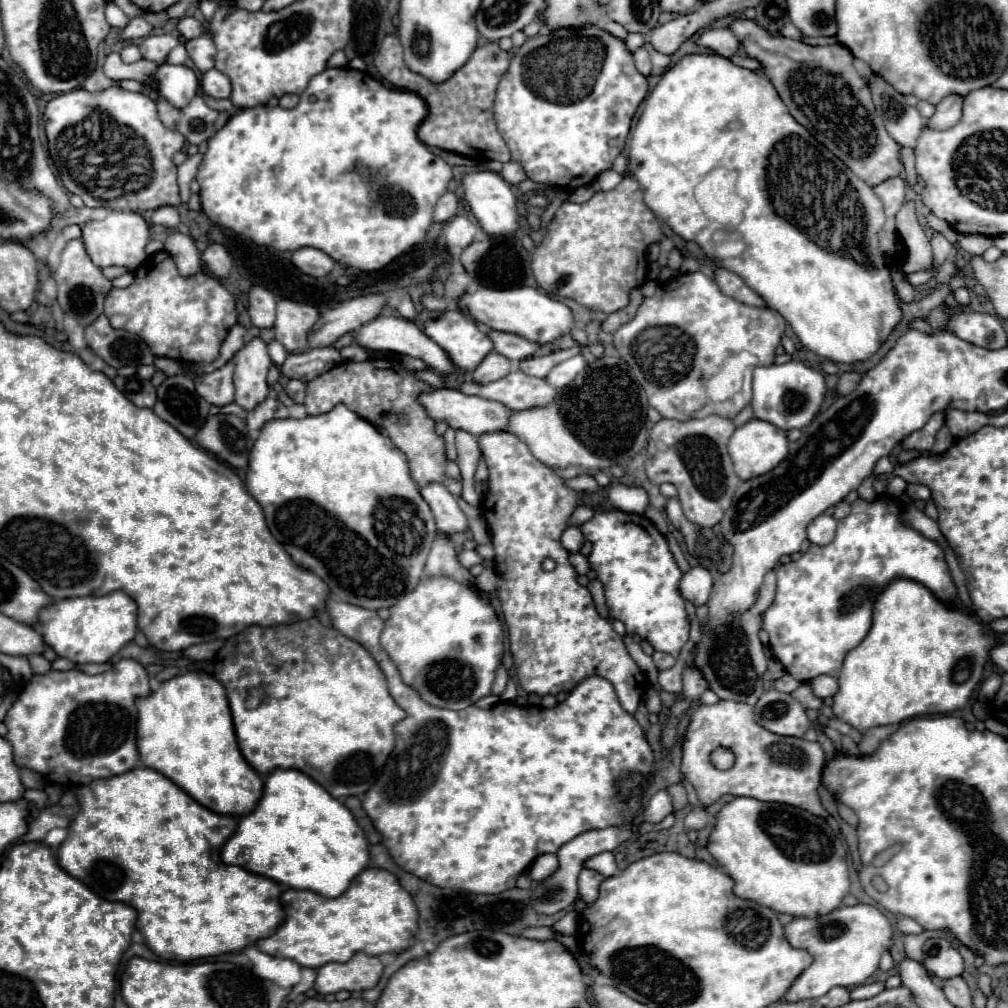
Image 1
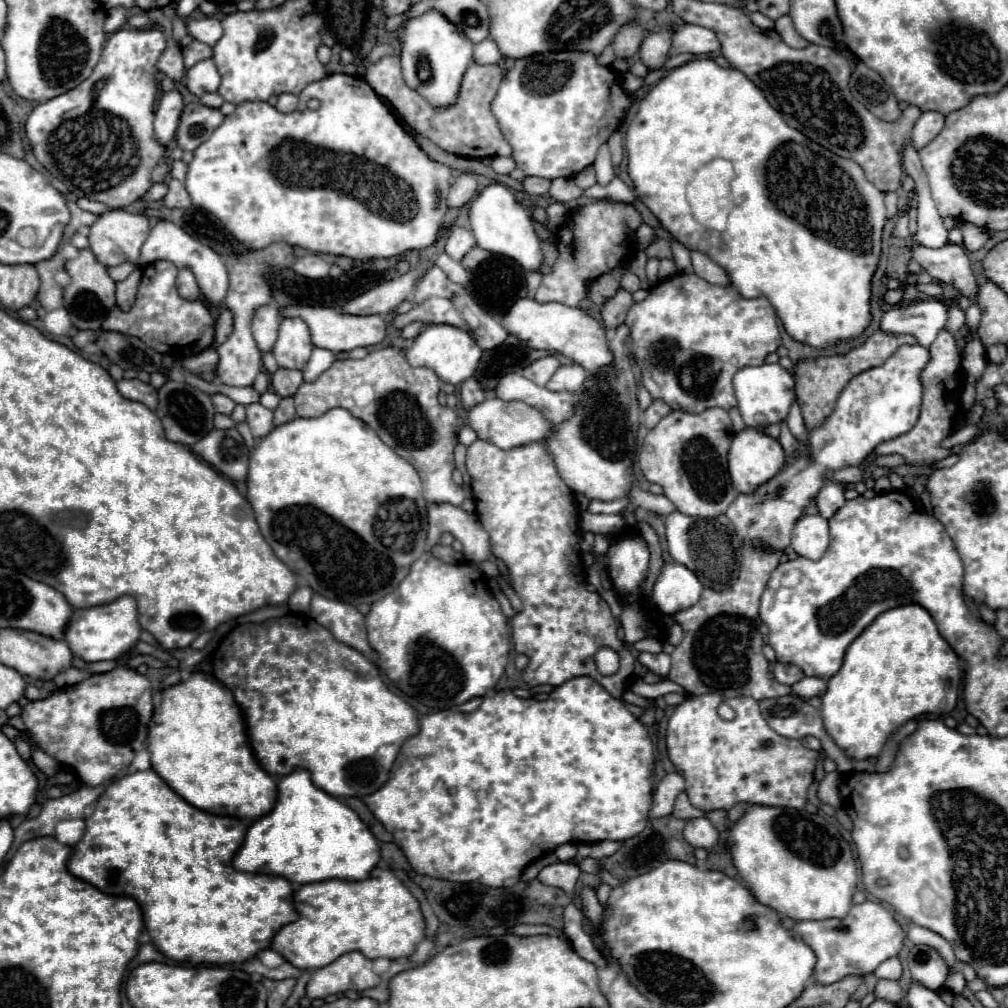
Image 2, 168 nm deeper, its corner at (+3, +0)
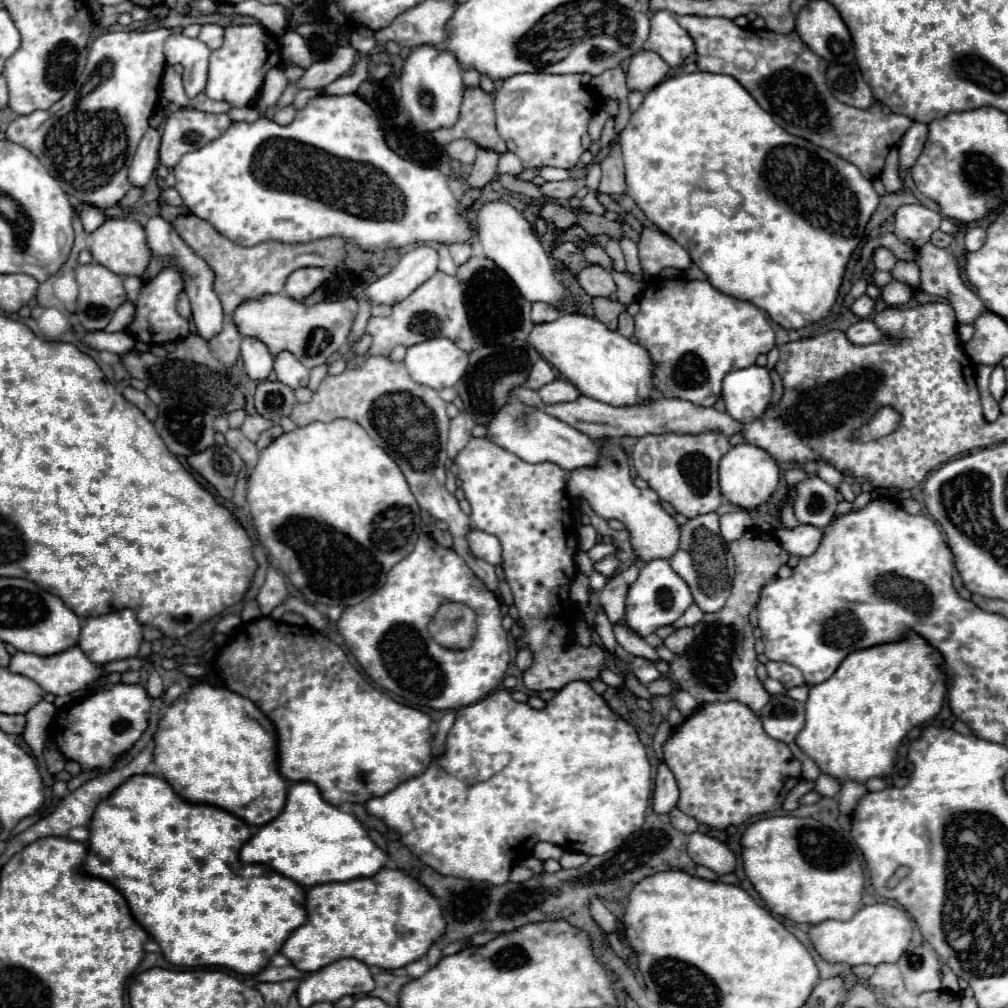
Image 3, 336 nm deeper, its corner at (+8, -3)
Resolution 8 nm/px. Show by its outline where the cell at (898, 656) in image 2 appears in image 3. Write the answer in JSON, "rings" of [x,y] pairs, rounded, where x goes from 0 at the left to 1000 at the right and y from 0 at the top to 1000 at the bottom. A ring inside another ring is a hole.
{"rings":[[[904,625],[890,637],[844,647],[822,675],[805,681],[799,720],[789,736],[830,774],[858,776],[866,770],[884,770],[892,738],[906,720],[932,708],[938,688],[939,671],[934,647]]]}

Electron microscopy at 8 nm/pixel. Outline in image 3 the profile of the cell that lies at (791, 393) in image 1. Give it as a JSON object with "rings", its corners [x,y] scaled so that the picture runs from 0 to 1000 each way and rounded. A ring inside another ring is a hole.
{"rings":[[[743,363],[725,367],[717,377],[717,399],[721,411],[731,419],[743,421],[755,415],[765,401],[767,379],[761,365]]]}

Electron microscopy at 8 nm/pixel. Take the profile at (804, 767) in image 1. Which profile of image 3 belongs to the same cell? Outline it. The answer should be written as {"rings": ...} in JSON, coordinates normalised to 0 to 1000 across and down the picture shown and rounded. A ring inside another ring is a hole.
{"rings":[[[731,694],[695,698],[691,706],[688,706],[668,722],[658,738],[658,750],[658,756],[670,768],[676,784],[672,802],[705,821],[721,821],[723,817],[733,819],[745,810],[775,804],[781,788],[797,772],[795,756],[787,750],[783,740],[761,730],[755,720],[755,712],[743,700]]]}

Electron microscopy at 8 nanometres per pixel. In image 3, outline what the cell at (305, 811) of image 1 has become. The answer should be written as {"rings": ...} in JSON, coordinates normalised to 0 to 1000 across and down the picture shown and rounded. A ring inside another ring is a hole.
{"rings":[[[293,776],[285,784],[279,808],[259,819],[239,841],[241,857],[259,857],[289,871],[299,879],[342,875],[372,869],[384,849],[372,839],[358,815],[334,800],[322,796],[311,776]]]}

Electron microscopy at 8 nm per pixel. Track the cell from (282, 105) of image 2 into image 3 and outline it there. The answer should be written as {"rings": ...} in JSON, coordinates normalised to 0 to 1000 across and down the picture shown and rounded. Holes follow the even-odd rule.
{"rings":[[[287,103],[287,105],[277,107],[277,109],[273,111],[271,119],[273,119],[275,123],[287,123],[287,121],[291,119],[291,115],[293,115],[293,105],[291,105],[291,103]]]}

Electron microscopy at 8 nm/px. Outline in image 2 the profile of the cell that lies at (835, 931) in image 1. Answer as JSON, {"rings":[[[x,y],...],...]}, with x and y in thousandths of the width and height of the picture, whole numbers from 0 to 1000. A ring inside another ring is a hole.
{"rings":[[[857,894],[847,898],[837,912],[817,912],[817,914],[794,914],[788,920],[788,930],[800,934],[812,949],[810,955],[810,973],[827,975],[839,967],[861,967],[867,961],[885,949],[891,949],[897,924],[887,912],[885,904],[869,894]]]}

